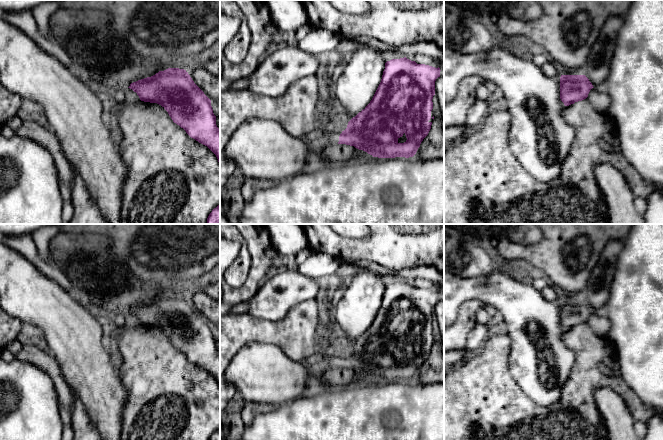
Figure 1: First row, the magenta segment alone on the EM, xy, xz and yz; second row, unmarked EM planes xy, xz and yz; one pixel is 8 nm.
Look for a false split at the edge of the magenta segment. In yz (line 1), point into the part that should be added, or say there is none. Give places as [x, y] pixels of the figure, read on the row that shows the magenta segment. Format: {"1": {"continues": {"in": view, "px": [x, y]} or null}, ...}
{"1": {"continues": null}}

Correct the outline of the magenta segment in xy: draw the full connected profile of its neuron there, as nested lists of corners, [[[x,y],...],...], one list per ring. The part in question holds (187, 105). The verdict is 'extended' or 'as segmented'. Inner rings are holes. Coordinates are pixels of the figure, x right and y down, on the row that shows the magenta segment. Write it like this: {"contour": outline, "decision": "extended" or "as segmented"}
{"contour": [[[168,68],[133,82],[128,88],[136,92],[141,101],[161,105],[174,123],[207,146],[220,163],[220,129],[216,125],[211,100],[186,70]]], "decision": "as segmented"}

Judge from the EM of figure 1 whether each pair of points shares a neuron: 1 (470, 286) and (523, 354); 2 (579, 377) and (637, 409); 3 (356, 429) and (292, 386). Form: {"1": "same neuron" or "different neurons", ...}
{"1": "same neuron", "2": "same neuron", "3": "different neurons"}

